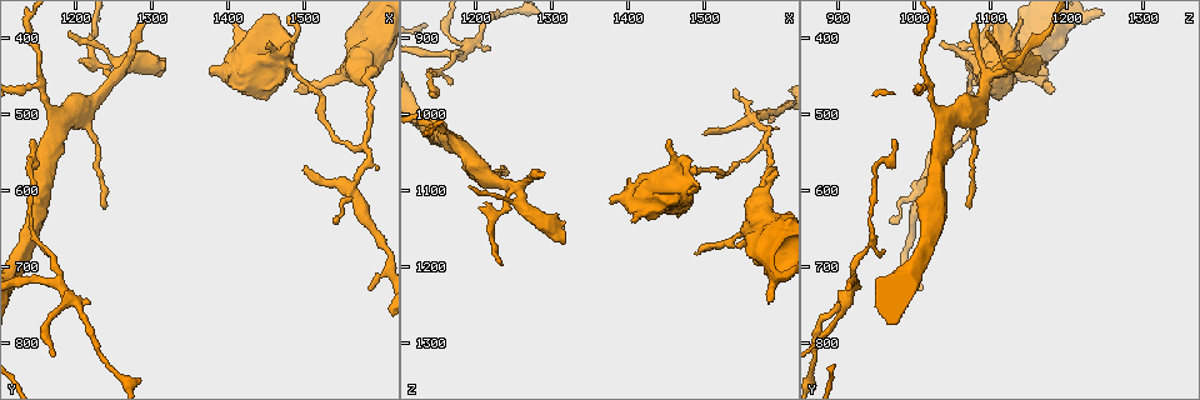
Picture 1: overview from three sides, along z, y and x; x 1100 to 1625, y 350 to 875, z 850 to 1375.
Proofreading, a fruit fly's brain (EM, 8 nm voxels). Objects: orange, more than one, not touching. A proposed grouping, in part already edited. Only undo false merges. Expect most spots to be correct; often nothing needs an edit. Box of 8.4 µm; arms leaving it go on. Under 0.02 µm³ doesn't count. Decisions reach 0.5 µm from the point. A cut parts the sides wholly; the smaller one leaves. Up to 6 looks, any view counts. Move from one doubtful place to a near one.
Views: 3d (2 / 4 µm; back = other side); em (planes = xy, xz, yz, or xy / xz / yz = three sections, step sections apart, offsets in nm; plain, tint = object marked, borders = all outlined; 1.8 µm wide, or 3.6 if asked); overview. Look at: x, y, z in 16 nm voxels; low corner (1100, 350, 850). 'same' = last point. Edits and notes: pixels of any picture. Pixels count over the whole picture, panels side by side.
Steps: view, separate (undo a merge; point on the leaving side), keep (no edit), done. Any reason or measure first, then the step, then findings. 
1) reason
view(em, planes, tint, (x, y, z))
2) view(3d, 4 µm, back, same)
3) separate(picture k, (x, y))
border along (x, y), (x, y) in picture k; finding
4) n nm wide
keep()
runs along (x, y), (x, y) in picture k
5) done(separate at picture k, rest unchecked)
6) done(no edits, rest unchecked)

calibre changes
view(em, planes, tint, (1255, 445, 1110))

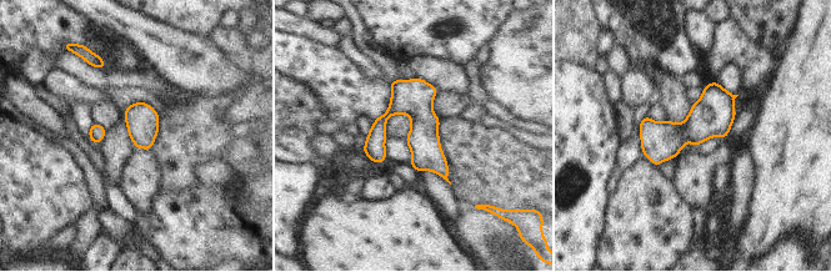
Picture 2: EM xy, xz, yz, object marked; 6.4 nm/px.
keep()
all the same neuron

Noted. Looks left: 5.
four-way junction
view(3d, 2 µm, (1175, 720, 920))

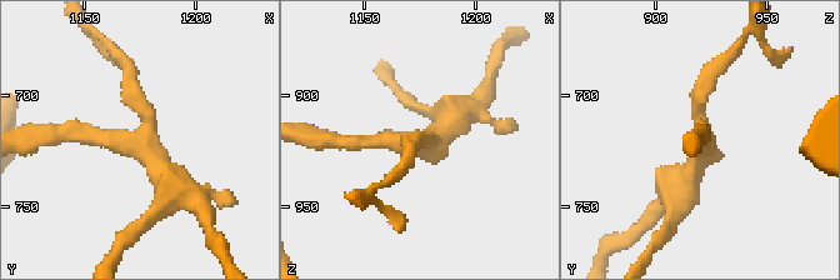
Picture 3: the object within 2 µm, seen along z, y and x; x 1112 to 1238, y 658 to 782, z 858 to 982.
4 arms; need the tissue
view(em, yz, step 8, tint, (1176, 720, 921))

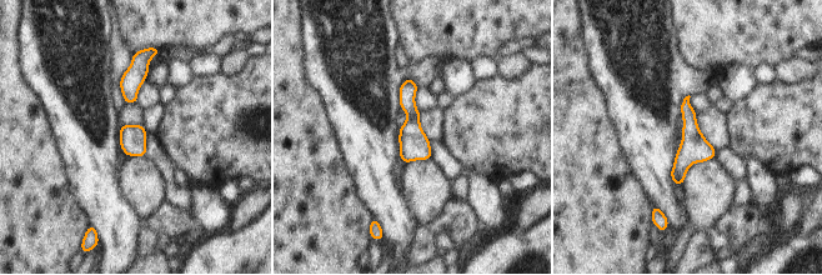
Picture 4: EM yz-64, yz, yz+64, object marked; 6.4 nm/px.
180 nm wide
keep()
continuous, no second neuron

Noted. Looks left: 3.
abrupt turn
view(3d, 2 µm, (1155, 470, 1025))

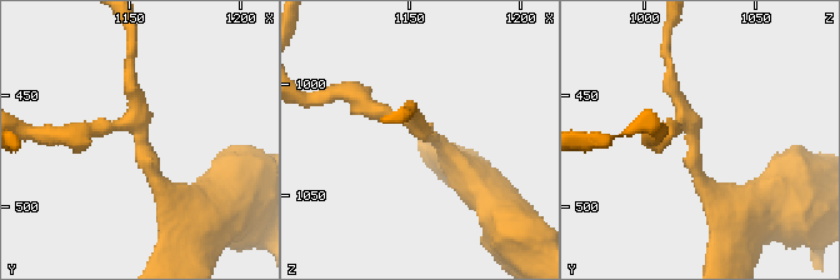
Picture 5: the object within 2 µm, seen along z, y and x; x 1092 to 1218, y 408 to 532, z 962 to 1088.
3 arms; need the tissue
view(em, planes, borders, (1155, 470, 1022))

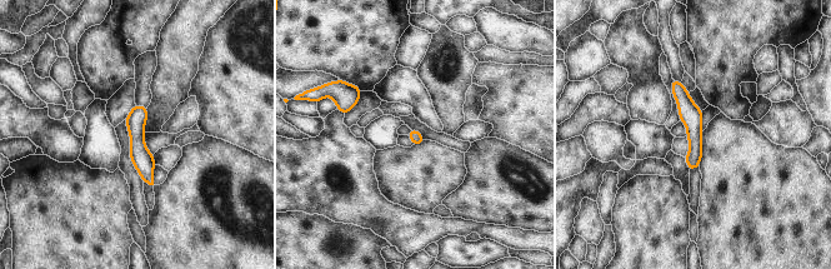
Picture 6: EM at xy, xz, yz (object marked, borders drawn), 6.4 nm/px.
keep()
runs along (675, 84), (694, 121), (691, 165) in picture 6; all the same neuron

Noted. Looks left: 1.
done(no edits, rest unchecked)

